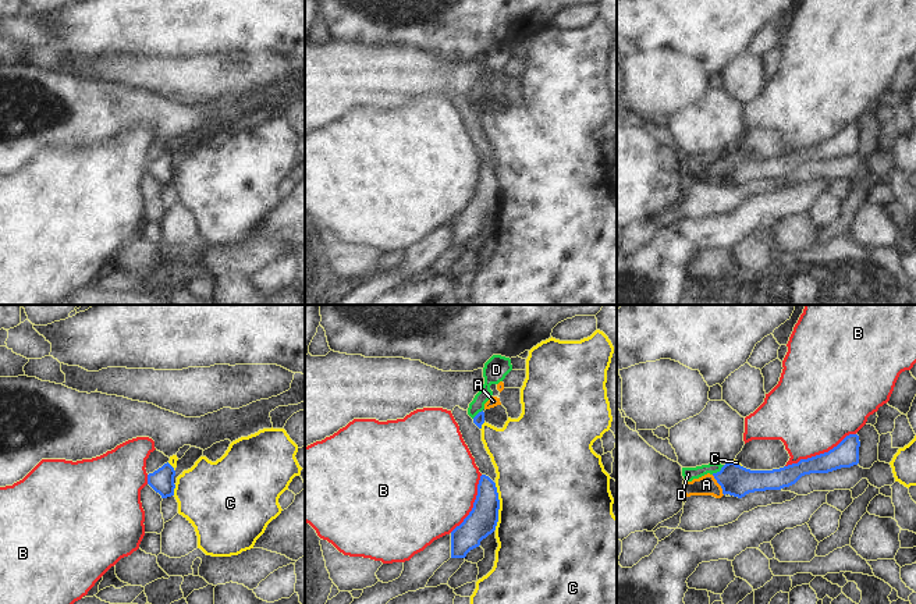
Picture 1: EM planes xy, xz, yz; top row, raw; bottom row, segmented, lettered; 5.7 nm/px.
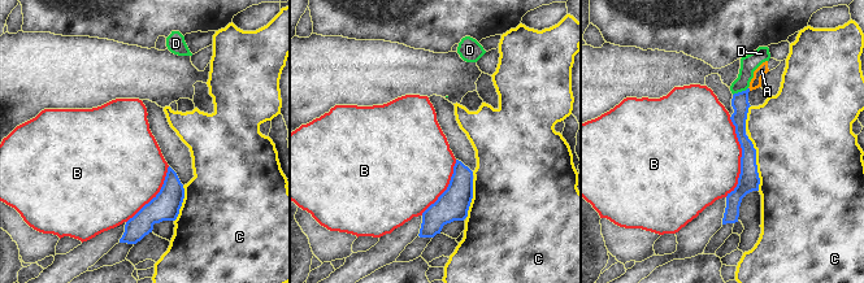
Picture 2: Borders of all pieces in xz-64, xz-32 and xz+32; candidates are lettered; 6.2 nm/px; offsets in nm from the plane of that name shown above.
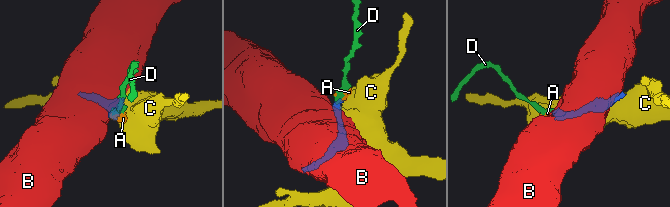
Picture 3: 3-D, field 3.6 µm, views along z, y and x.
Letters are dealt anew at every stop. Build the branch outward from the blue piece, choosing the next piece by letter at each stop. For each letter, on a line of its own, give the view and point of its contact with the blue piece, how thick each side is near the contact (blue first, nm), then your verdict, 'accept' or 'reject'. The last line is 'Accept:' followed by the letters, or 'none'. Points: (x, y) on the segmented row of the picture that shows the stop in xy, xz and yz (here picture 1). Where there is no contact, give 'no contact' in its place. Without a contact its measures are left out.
A: yz (719, 483) | 180/120 nm | accept
B: yz (820, 454) | 150/480 nm | reject
C: xz (499, 507) | 170/500 nm | reject
D: yz (717, 472) | 180/80 nm | reject
Accept: A

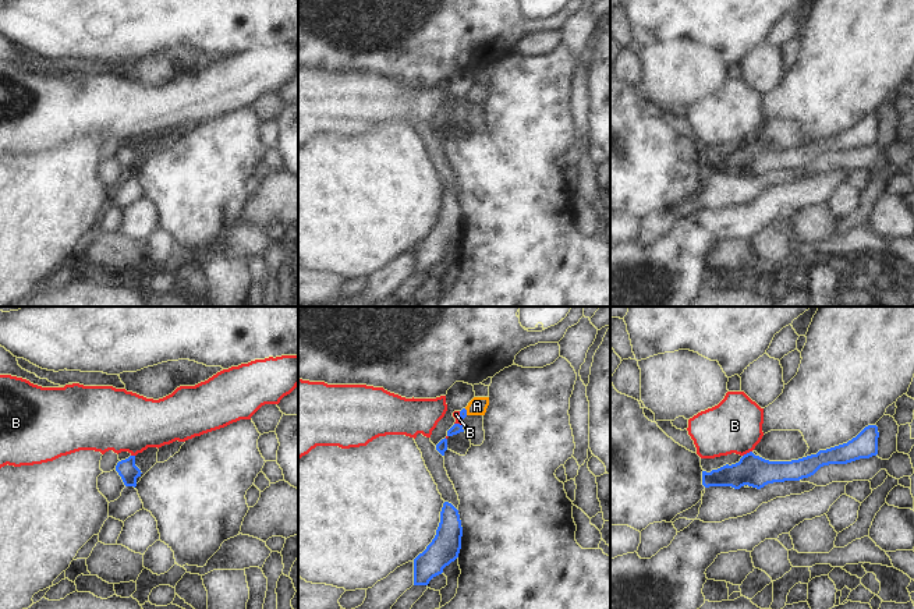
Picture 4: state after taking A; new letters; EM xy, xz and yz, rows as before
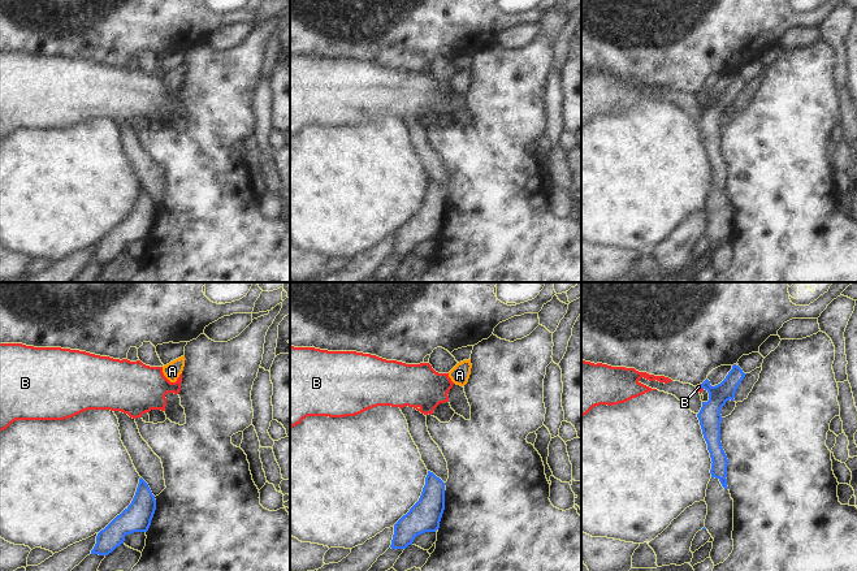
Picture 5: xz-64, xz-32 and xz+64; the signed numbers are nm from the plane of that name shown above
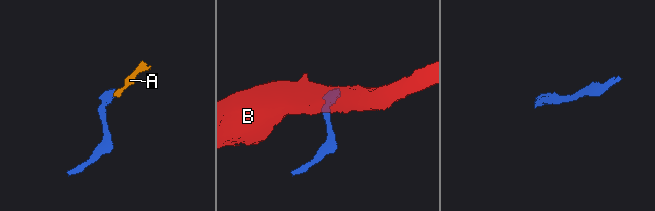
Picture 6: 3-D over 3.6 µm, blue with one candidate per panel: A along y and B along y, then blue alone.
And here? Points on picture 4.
A: xz (466, 411) | 50/100 nm | accept
B: yz (747, 453) | 180/320 nm | reject
Accept: A

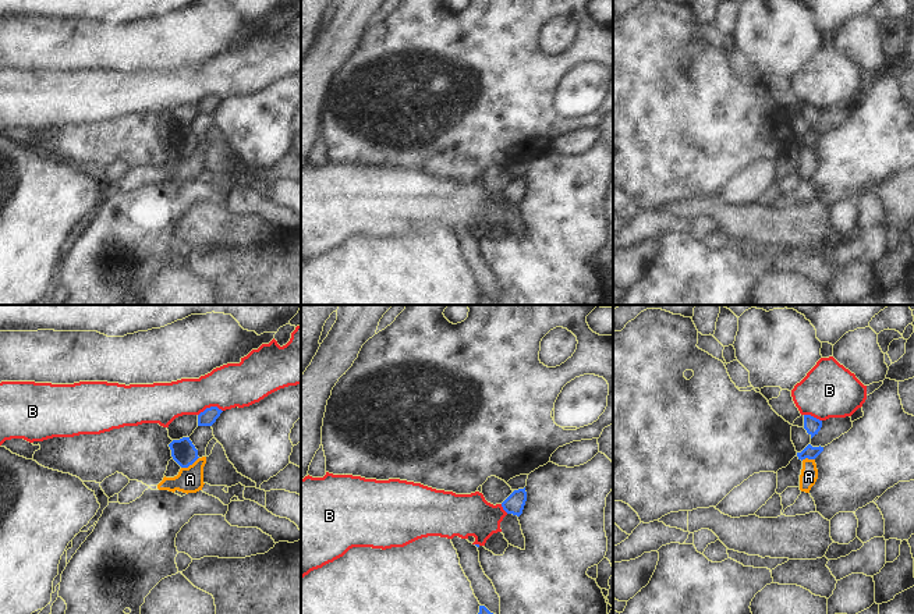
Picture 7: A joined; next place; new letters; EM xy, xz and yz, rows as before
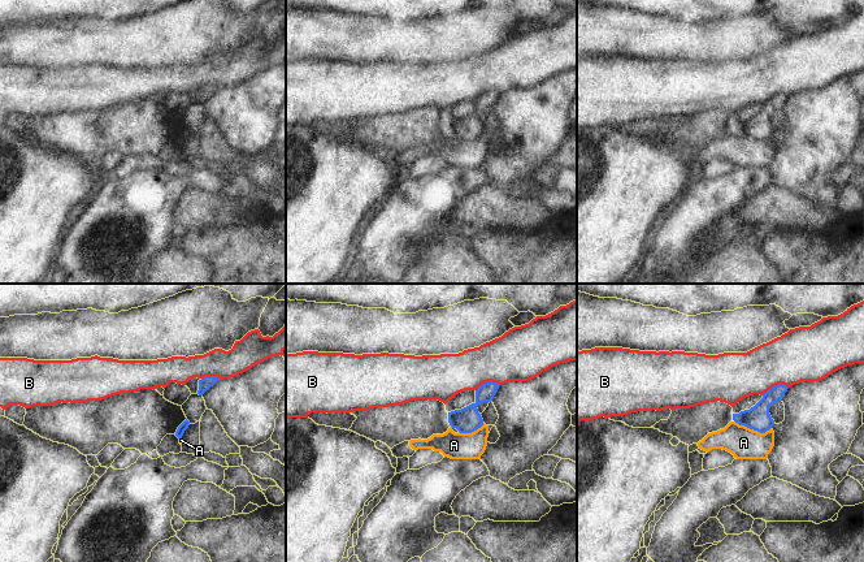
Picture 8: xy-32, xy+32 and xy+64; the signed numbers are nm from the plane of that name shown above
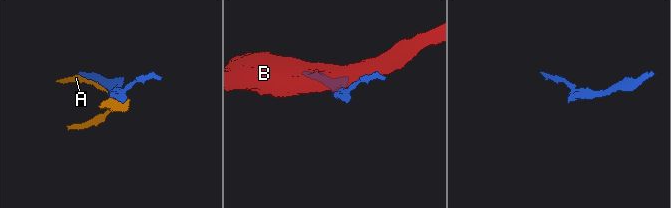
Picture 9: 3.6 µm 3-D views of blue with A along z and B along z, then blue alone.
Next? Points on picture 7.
A: xy (190, 464) | 140/150 nm | reject
B: xy (211, 407) | 90/260 nm | reject
Accept: none

